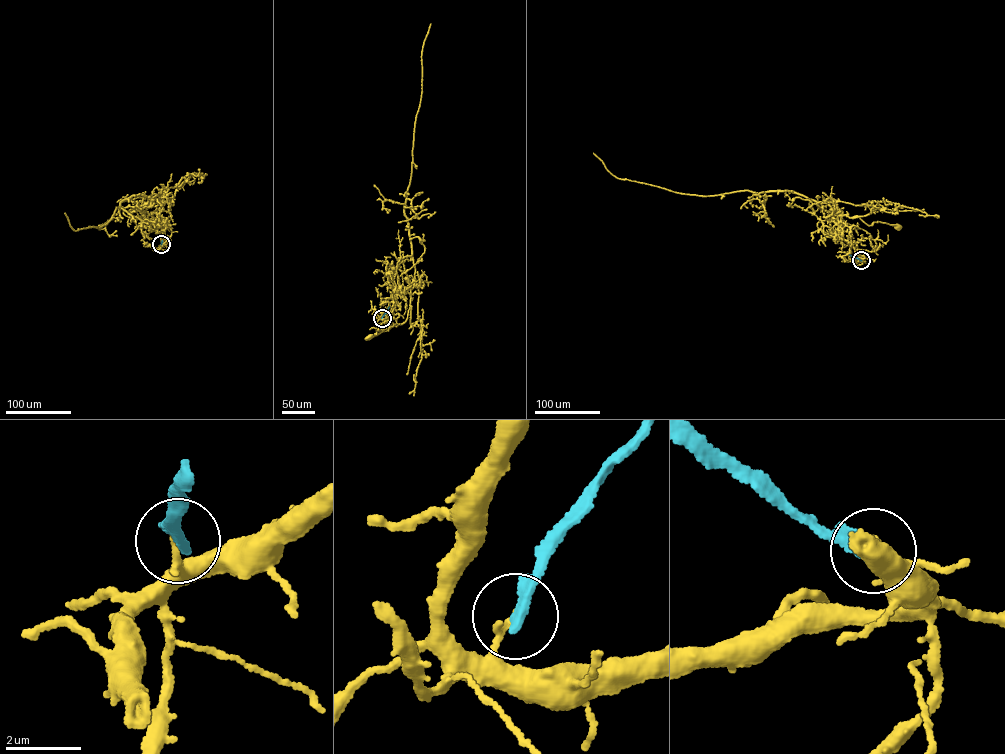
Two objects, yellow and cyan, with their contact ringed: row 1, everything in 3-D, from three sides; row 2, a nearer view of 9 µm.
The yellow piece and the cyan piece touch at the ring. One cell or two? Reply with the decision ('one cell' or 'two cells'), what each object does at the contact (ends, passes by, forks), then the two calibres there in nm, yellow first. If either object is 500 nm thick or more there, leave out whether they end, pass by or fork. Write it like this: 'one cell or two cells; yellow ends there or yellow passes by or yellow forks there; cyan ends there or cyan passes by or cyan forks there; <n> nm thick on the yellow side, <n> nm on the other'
two cells; yellow ends there; cyan ends there; 130 nm thick on the yellow side, 360 nm on the other

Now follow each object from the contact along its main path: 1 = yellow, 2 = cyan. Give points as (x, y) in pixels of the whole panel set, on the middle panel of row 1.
1: (382, 318), (388, 316), (399, 291), (409, 294), (406, 321), (369, 337)
2: (382, 318), (389, 306)

